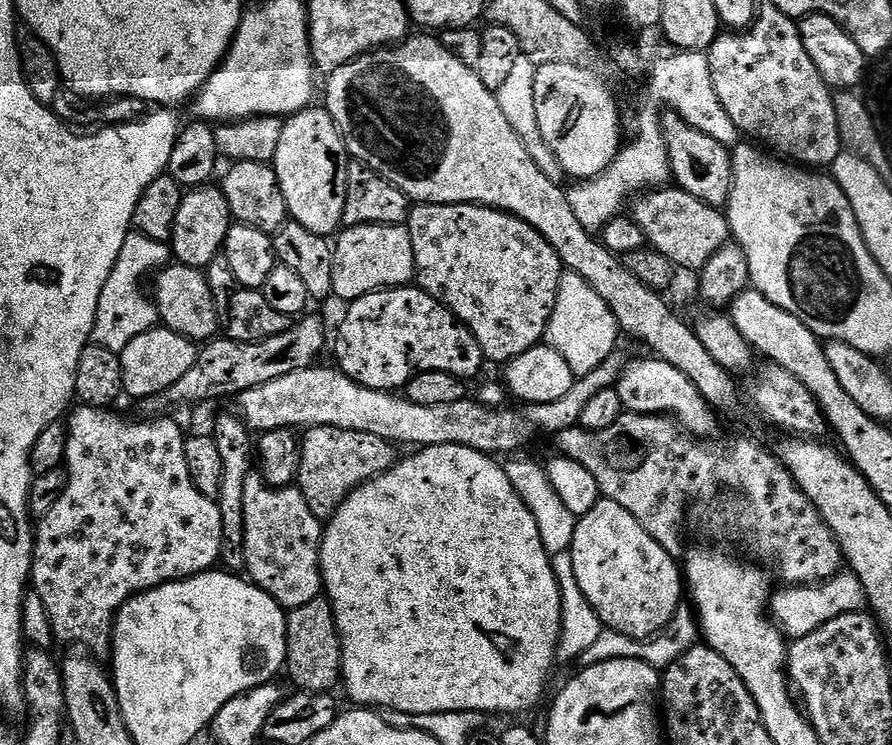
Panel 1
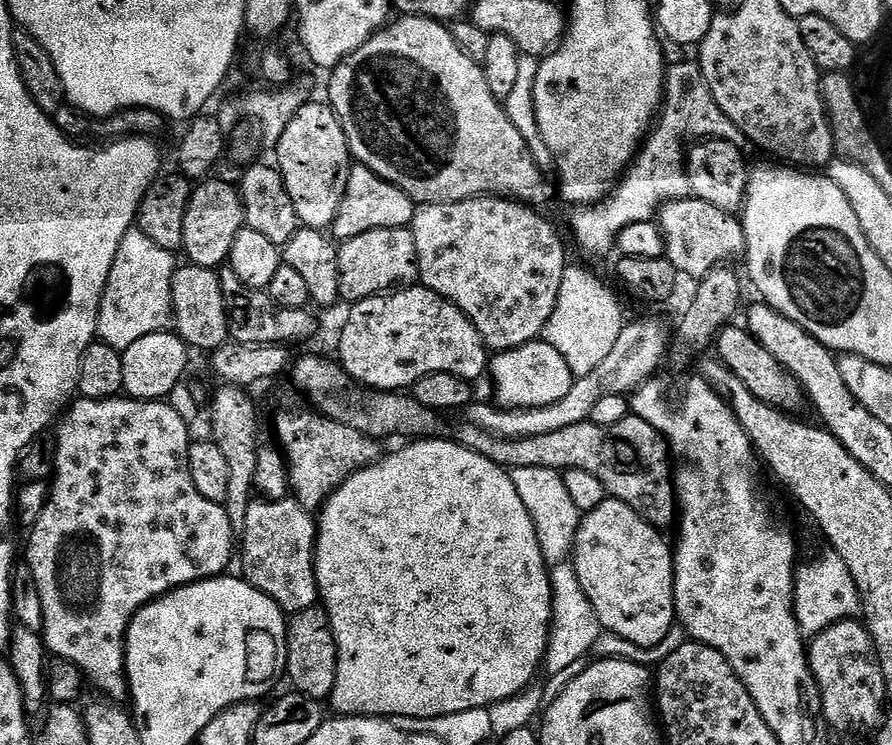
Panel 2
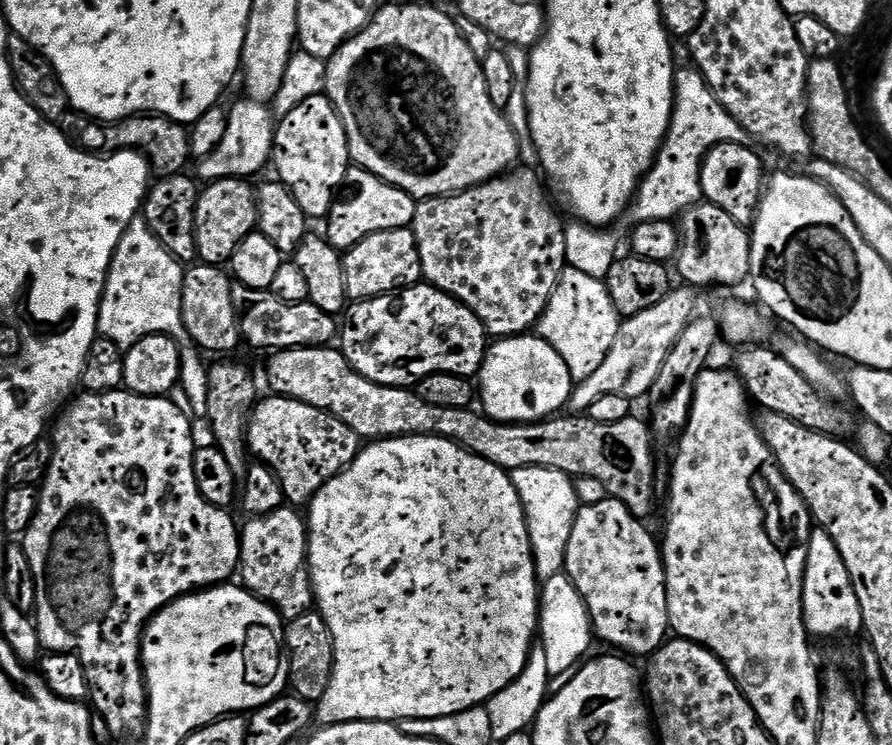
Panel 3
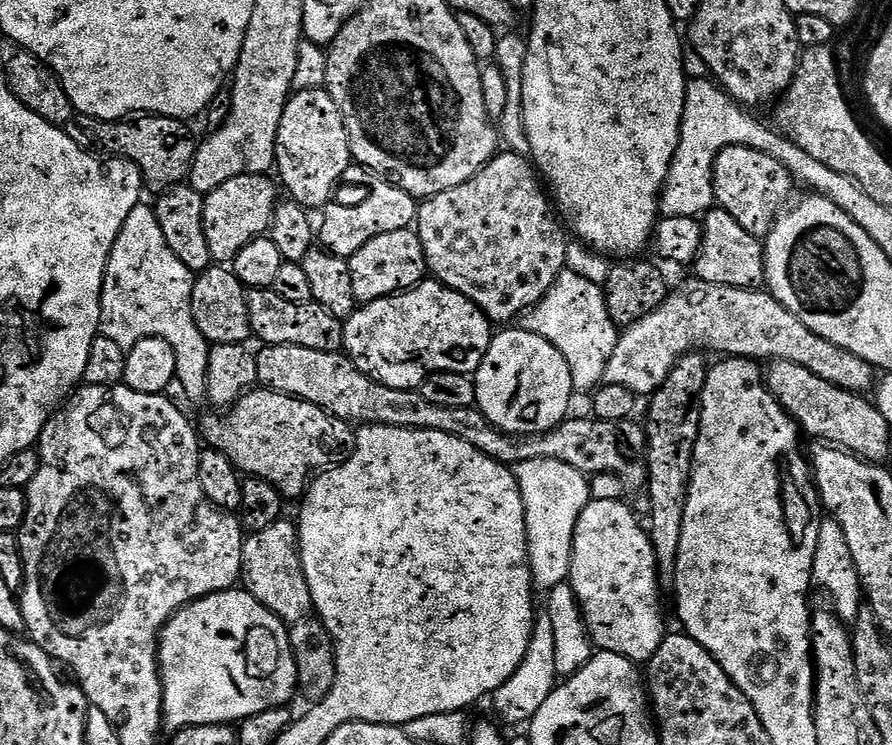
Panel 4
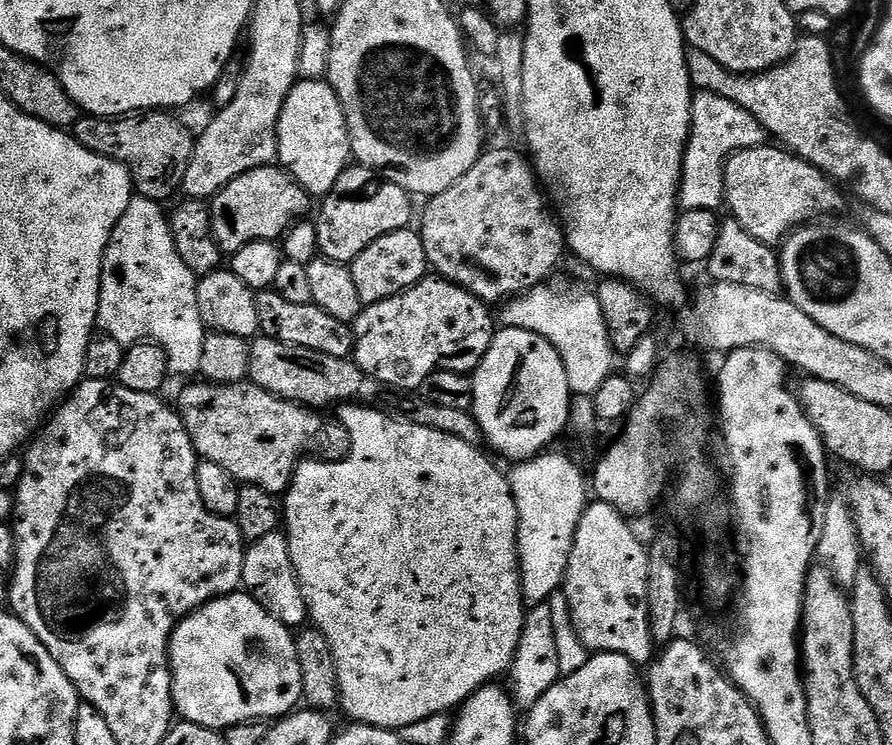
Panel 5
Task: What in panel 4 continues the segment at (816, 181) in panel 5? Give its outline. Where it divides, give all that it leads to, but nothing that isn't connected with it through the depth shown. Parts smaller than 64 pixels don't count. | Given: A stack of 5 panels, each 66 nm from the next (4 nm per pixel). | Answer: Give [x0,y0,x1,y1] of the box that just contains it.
[713,146,794,238]

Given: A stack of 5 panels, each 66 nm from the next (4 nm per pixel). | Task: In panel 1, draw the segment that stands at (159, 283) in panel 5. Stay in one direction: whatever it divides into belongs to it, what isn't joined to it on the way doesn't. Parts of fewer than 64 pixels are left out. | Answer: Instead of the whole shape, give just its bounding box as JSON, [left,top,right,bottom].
[92,231,170,353]

